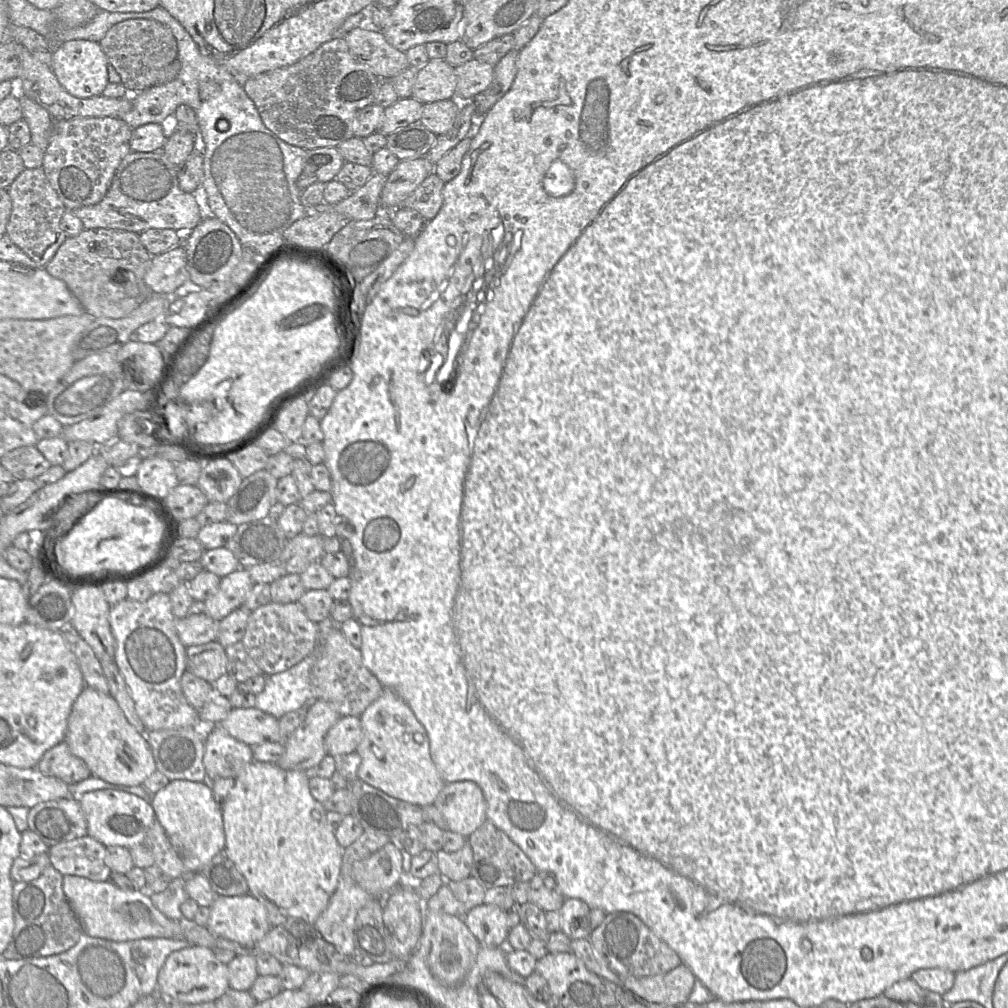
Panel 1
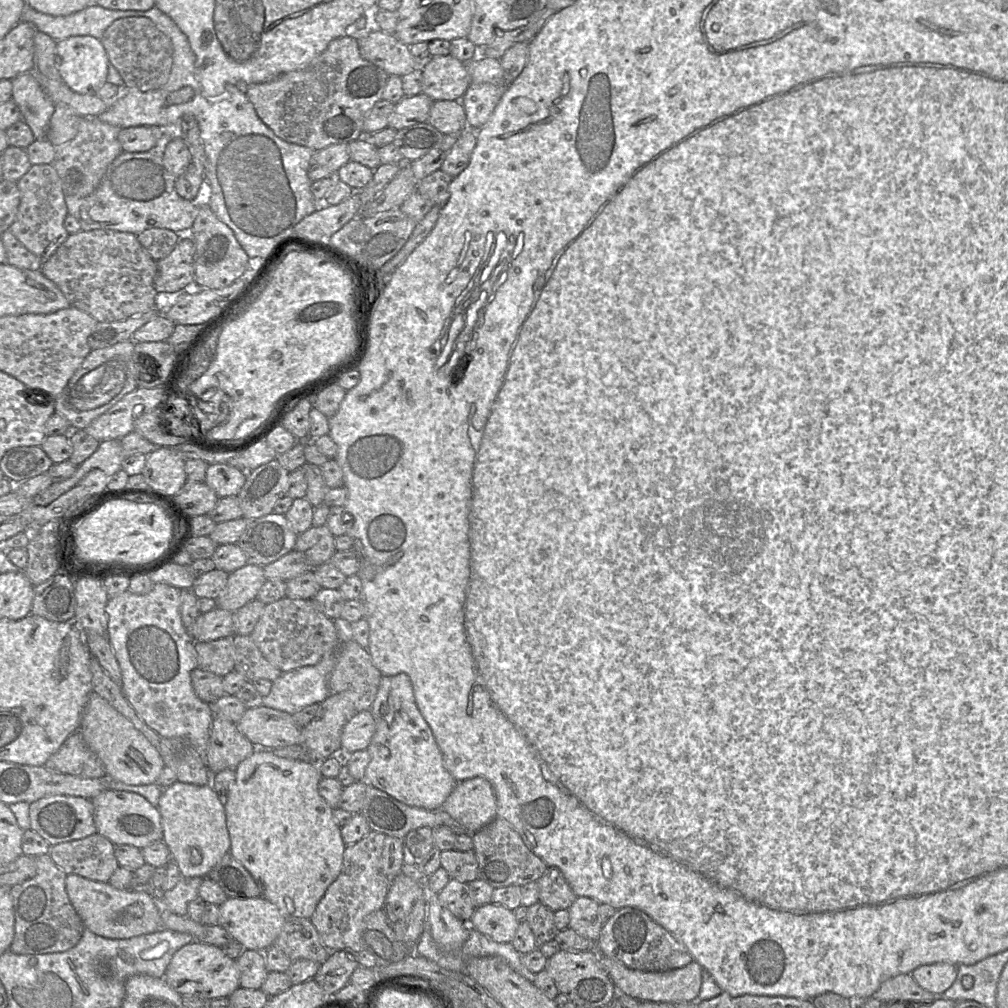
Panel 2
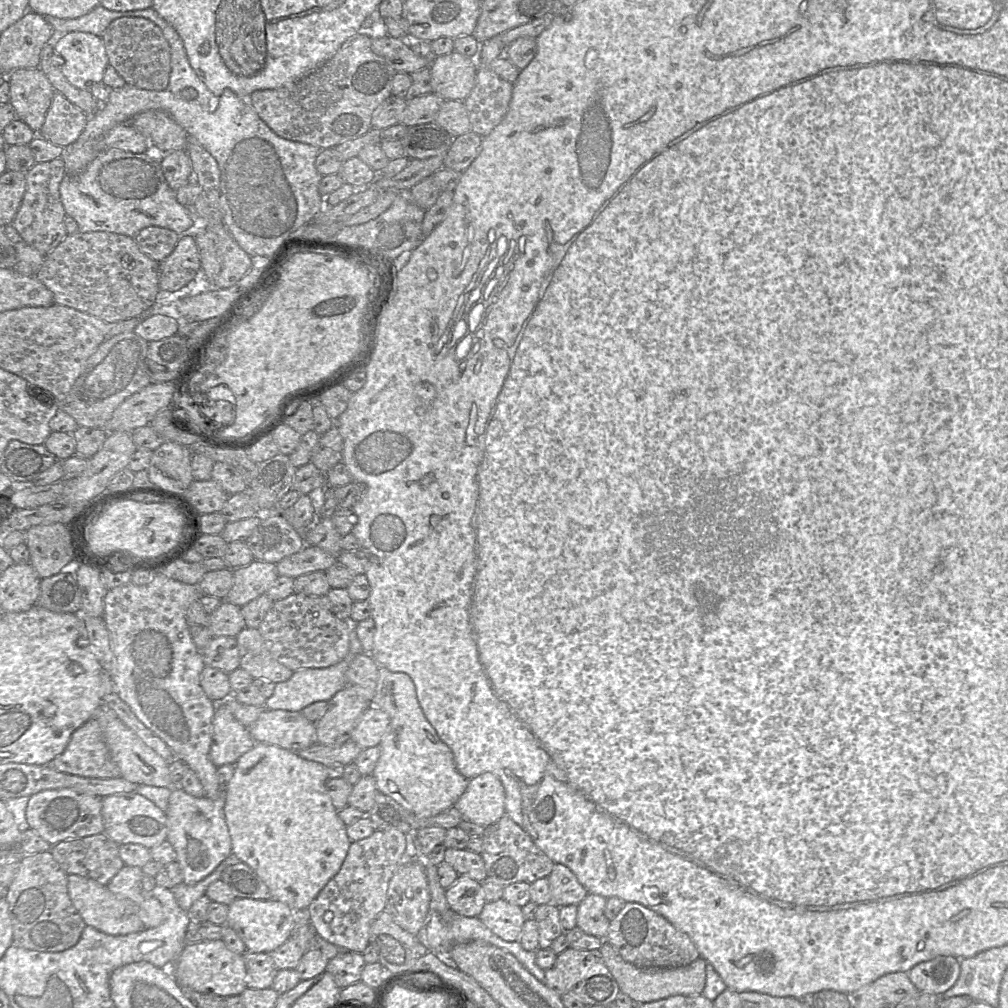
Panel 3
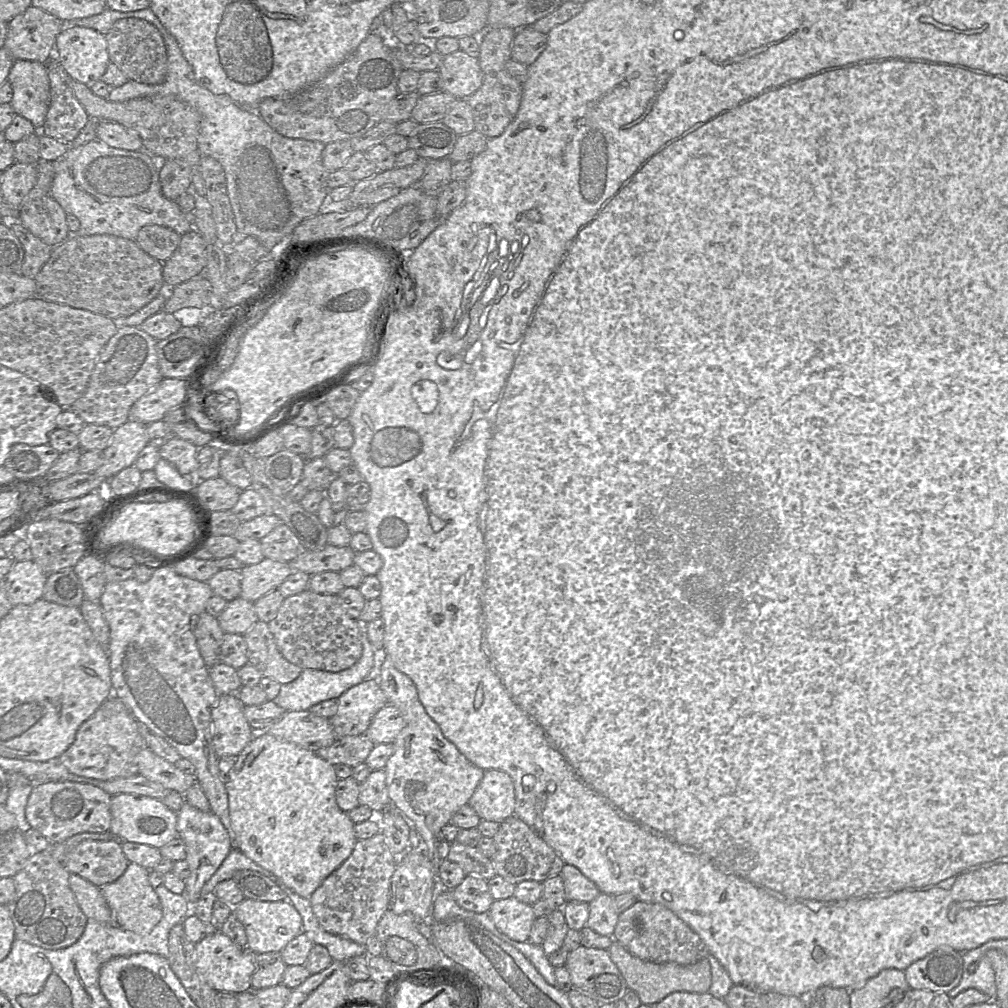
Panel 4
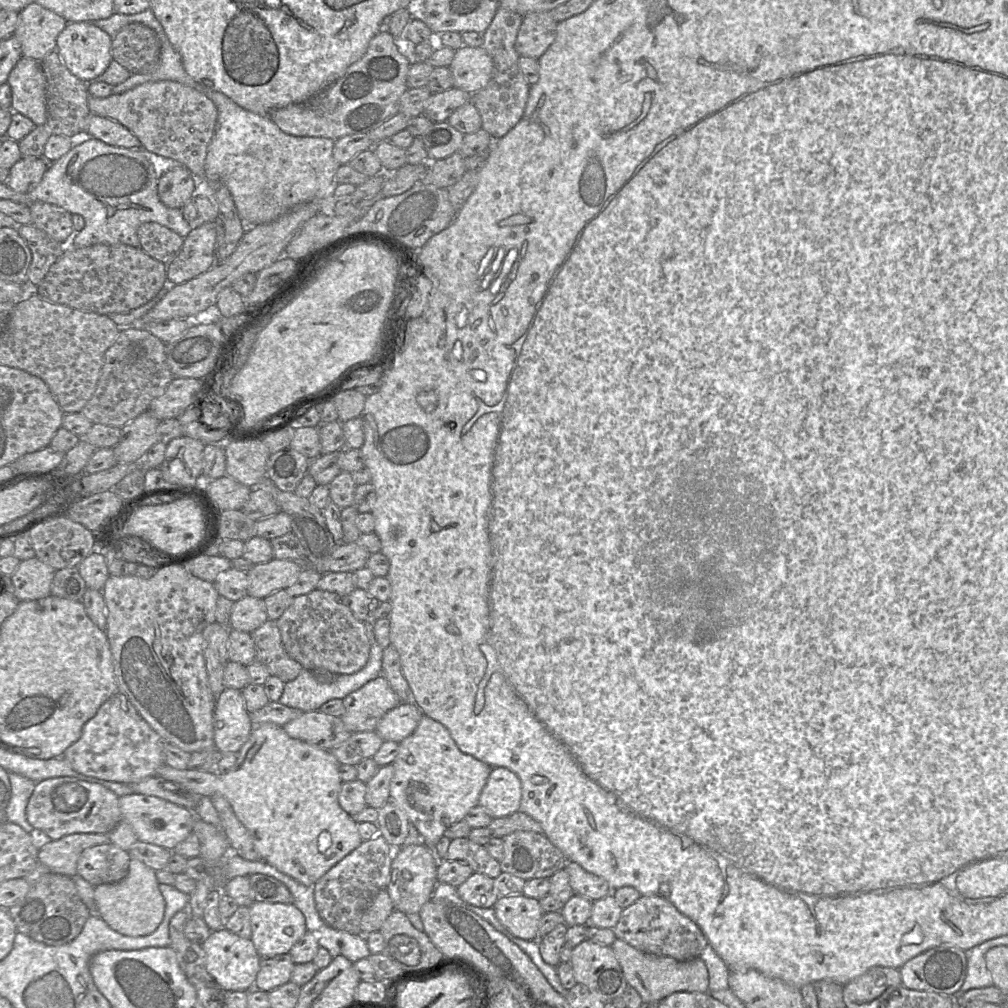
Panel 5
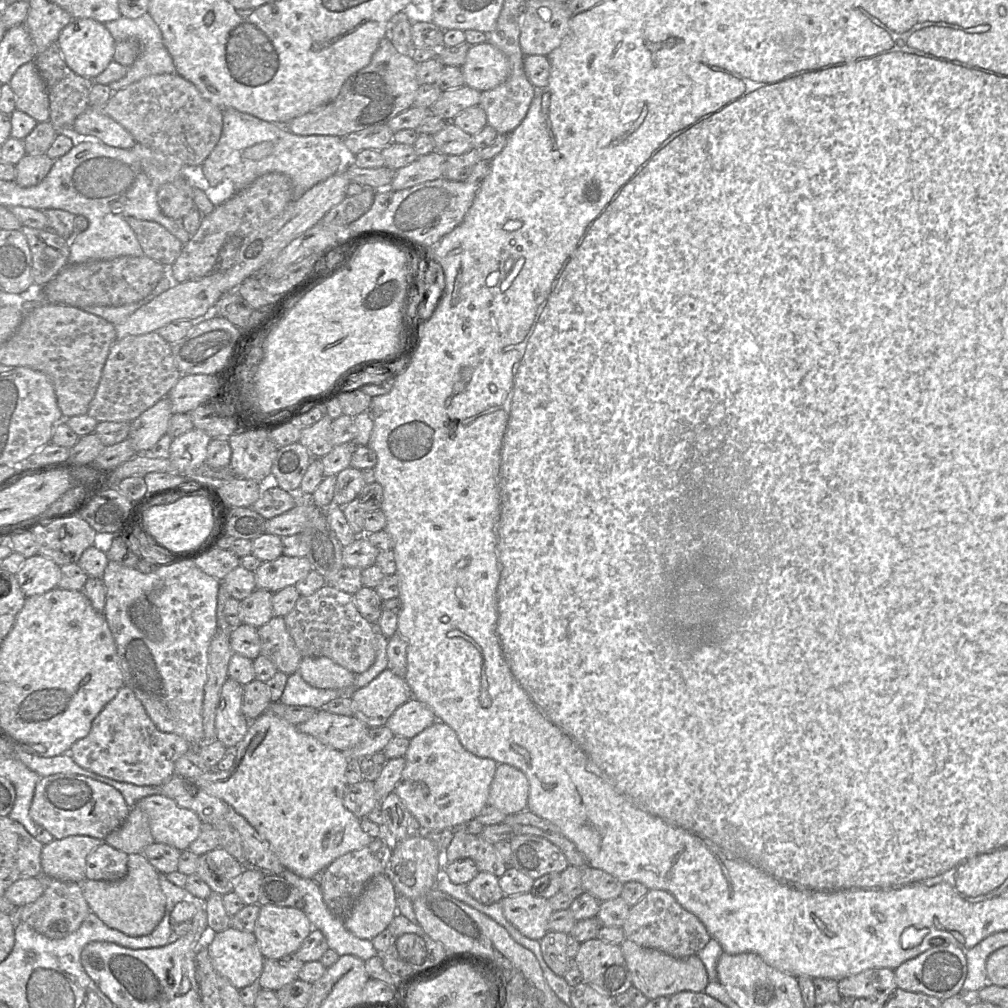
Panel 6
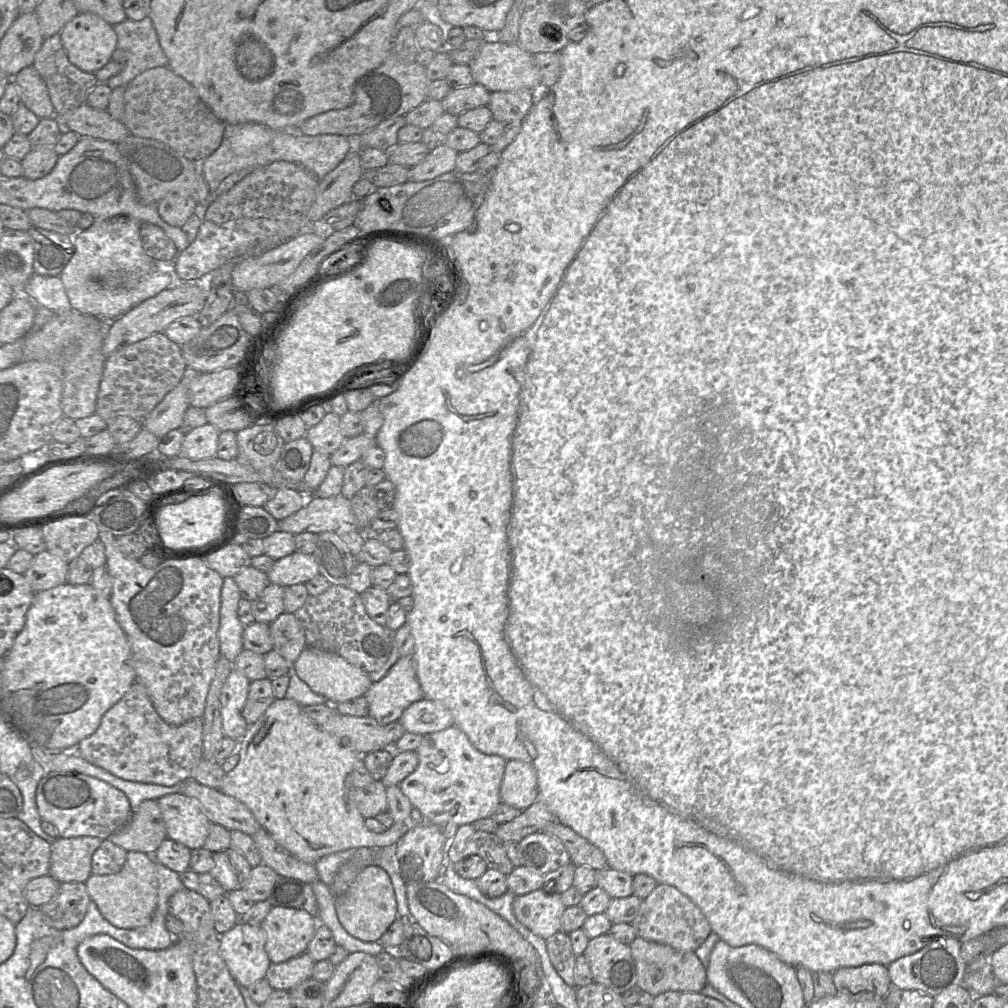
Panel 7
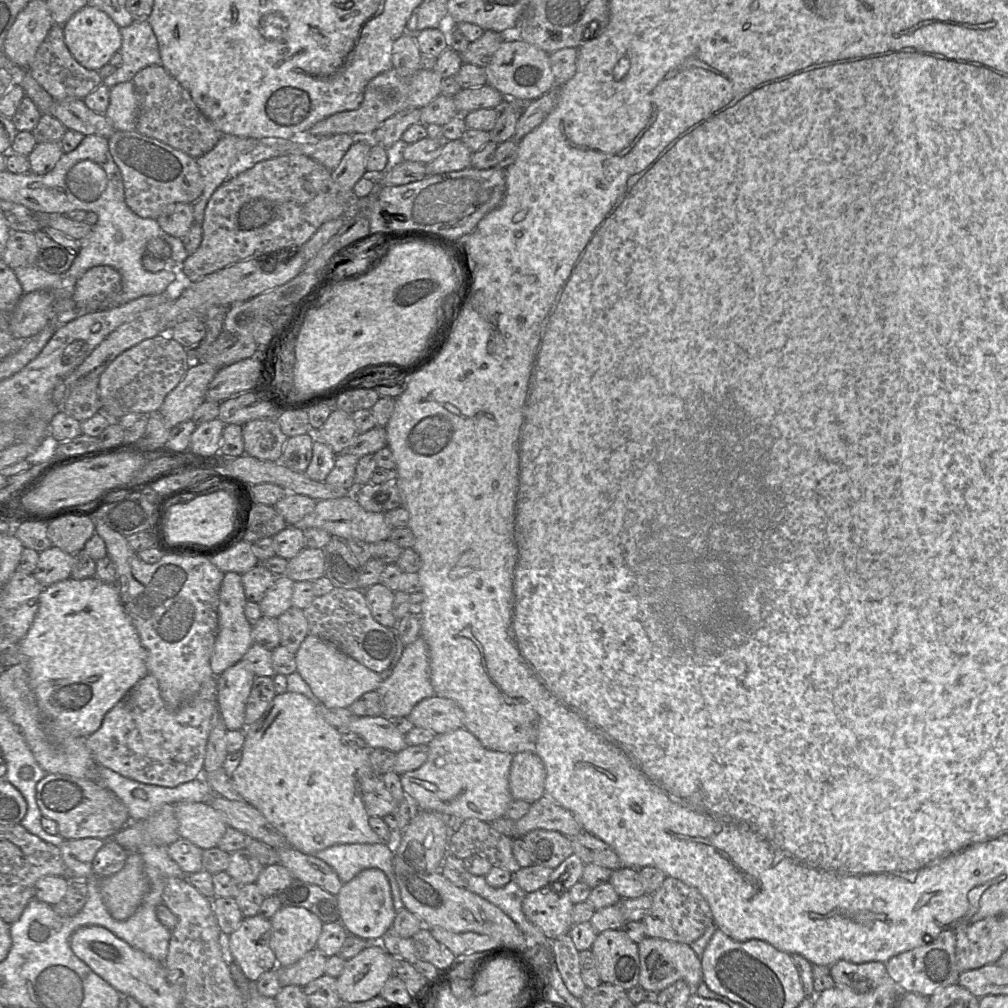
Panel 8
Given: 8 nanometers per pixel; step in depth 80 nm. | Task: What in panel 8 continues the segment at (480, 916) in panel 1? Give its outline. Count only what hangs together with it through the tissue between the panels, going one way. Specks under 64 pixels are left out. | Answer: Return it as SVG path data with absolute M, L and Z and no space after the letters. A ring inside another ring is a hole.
M548 886L527 893L522 902L525 917L549 940L569 933L573 906L568 891L556 892Z

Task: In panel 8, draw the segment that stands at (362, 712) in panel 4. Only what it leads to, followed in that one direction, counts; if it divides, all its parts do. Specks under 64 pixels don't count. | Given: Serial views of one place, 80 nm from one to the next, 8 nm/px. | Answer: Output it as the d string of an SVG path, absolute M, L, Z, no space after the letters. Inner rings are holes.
M421 636L405 647L391 675L379 684L376 691L382 699L382 716L387 718L407 717L418 702L435 695L430 682L428 647Z

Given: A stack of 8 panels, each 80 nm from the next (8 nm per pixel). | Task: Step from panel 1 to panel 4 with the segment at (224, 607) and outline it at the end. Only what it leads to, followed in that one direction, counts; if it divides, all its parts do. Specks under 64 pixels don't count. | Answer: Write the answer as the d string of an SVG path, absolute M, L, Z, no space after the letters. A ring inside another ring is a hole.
M264 558L261 562L244 566L241 570L240 598L254 603L279 585L293 572L288 563Z

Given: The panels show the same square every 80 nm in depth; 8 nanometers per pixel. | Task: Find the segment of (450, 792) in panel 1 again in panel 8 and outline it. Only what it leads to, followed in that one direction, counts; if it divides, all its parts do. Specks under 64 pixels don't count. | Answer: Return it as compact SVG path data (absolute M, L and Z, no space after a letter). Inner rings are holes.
M532 752L513 755L509 771L509 790L513 800L524 800L530 805L546 794L546 767Z

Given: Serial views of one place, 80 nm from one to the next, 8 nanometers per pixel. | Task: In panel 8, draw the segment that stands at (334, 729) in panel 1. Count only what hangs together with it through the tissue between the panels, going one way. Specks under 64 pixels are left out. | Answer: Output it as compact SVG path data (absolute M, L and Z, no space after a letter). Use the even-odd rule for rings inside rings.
M432 696L418 702L408 719L414 727L421 727L443 734L464 724L464 713L459 705L449 698Z

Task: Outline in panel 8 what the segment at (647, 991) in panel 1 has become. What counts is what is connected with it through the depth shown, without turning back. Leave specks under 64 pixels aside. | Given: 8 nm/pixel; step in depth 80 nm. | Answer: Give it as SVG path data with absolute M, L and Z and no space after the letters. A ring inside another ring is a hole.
M646 937L638 943L638 950L640 960L638 985L647 991L659 993L679 980L694 990L703 982L701 961L688 944Z

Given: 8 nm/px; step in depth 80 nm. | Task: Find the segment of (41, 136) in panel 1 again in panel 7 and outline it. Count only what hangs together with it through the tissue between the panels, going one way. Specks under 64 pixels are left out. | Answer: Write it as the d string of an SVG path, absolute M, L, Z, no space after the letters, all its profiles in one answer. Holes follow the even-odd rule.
M33 65L22 69L11 81L19 88L21 104L40 119L55 116L48 88Z

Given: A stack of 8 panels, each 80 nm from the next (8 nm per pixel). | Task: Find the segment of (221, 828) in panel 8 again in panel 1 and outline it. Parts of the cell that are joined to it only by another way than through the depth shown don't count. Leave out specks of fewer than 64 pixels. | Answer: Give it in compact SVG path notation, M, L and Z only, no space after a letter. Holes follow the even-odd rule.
M93 790L74 799L78 799L86 818L88 836L93 837L106 847L131 848L142 844L147 830L156 819L150 803L134 794L119 790Z

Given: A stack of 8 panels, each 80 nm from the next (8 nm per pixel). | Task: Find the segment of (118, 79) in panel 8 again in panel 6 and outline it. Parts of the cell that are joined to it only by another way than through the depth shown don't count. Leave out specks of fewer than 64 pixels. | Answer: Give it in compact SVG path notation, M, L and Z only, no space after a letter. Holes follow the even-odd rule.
M145 13L136 19L122 16L117 20L106 22L104 25L116 43L125 41L126 39L135 39L140 44L140 54L128 68L126 75L120 80L108 84L113 92L119 91L146 76L176 73L174 61L164 45L161 30L149 13Z

